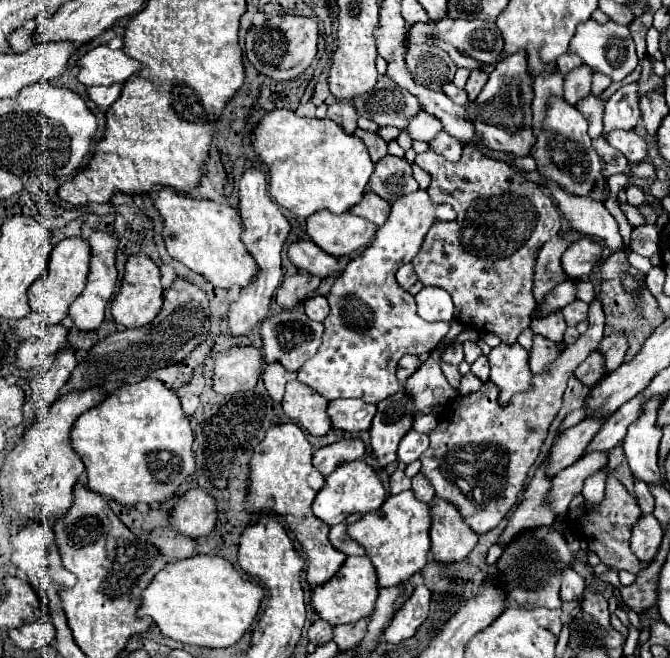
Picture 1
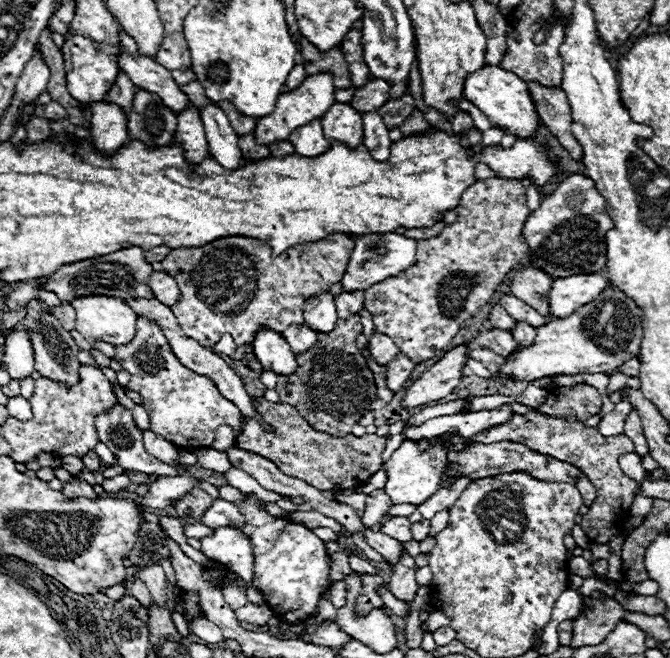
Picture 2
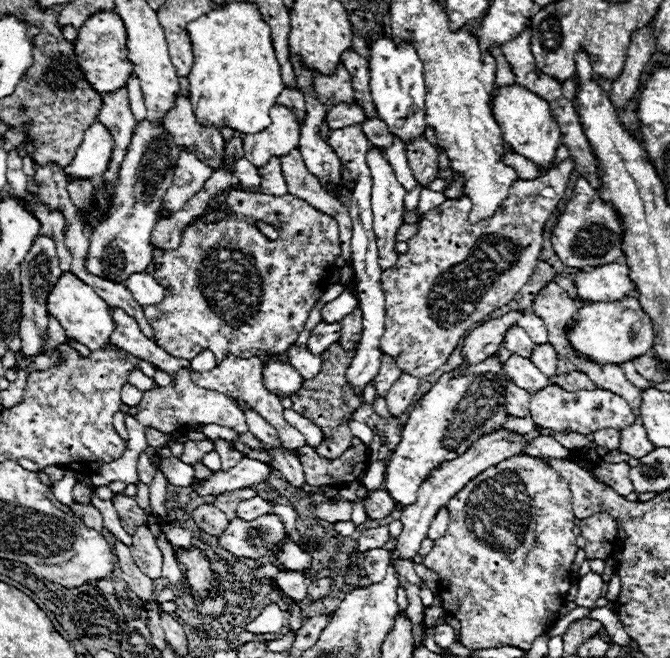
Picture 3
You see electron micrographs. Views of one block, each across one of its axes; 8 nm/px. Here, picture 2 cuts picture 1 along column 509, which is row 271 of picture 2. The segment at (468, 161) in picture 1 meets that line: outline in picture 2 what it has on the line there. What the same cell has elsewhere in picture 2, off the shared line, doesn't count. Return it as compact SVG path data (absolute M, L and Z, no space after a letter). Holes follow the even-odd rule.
M334 232L318 242L308 242L292 246L288 254L274 256L268 244L262 240L252 240L244 236L224 236L200 248L174 248L166 260L162 260L164 272L168 272L180 284L180 300L170 306L176 316L182 332L212 348L224 334L230 334L236 346L252 344L260 328L272 328L274 332L284 334L288 324L304 324L304 302L320 292L328 292L334 282L342 280L350 254L354 250L354 240L348 234Z

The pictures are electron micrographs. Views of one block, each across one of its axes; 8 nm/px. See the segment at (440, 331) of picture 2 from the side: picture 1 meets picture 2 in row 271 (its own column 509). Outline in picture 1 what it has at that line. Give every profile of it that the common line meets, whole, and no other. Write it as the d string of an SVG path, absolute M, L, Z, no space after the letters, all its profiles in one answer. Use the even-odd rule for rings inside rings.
M598 300L590 304L588 322L590 326L586 334L568 346L548 372L534 376L532 392L514 396L508 408L496 404L498 392L492 382L486 382L480 392L458 396L444 406L442 414L438 414L438 426L430 432L430 446L420 456L422 474L432 482L436 496L454 504L464 522L478 536L496 528L518 504L518 494L524 490L528 470L542 448L550 422L562 406L566 380L604 338L604 312Z

